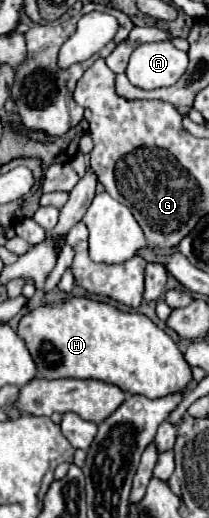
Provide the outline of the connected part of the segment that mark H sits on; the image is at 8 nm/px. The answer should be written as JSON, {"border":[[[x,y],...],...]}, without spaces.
{"border":[[[87,297],[67,299],[61,307],[47,305],[29,311],[19,321],[17,335],[25,341],[35,365],[37,377],[43,379],[97,379],[117,385],[129,395],[143,395],[147,399],[159,399],[165,395],[181,393],[191,383],[191,367],[175,341],[159,329],[149,317],[141,313],[125,313],[109,303],[99,303]]]}

